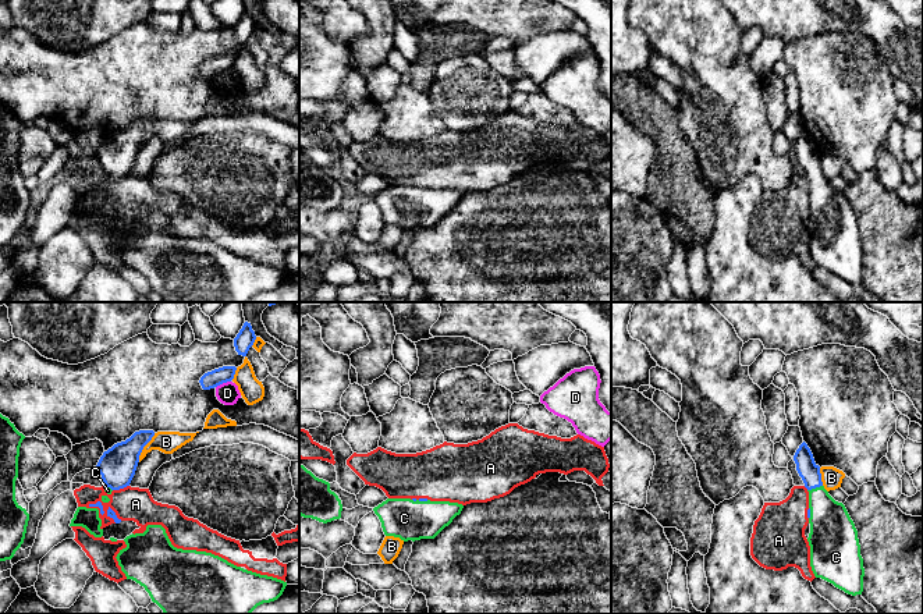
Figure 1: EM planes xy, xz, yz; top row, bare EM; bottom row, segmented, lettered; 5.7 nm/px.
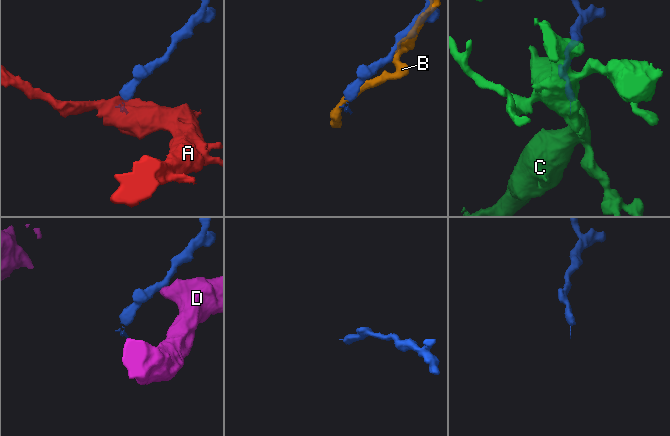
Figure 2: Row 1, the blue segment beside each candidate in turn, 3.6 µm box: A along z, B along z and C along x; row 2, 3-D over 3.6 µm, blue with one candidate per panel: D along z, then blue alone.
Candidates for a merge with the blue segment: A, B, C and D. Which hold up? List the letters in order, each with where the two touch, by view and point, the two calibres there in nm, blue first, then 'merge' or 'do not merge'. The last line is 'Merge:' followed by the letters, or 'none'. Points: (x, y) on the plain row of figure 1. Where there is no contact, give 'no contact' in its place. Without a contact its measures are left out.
A: contact xy (107, 199); calibres 30 and 190 nm; do not merge
B: contact xy (144, 134); calibres 220 and 130 nm; do not merge
C: contact yz (815, 176); calibres 120 and 240 nm; merge
D: contact xy (223, 70); calibres 100 and 130 nm; do not merge
Merge: C

